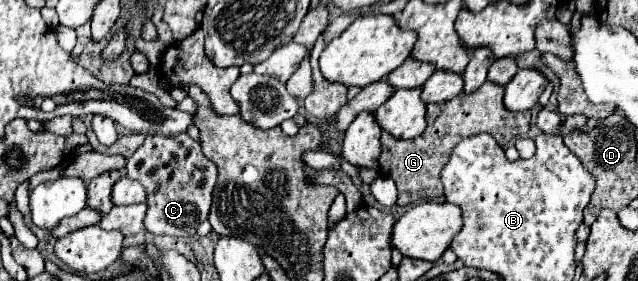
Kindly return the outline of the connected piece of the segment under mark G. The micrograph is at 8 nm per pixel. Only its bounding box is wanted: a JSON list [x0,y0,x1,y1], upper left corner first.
[379,82,531,206]

